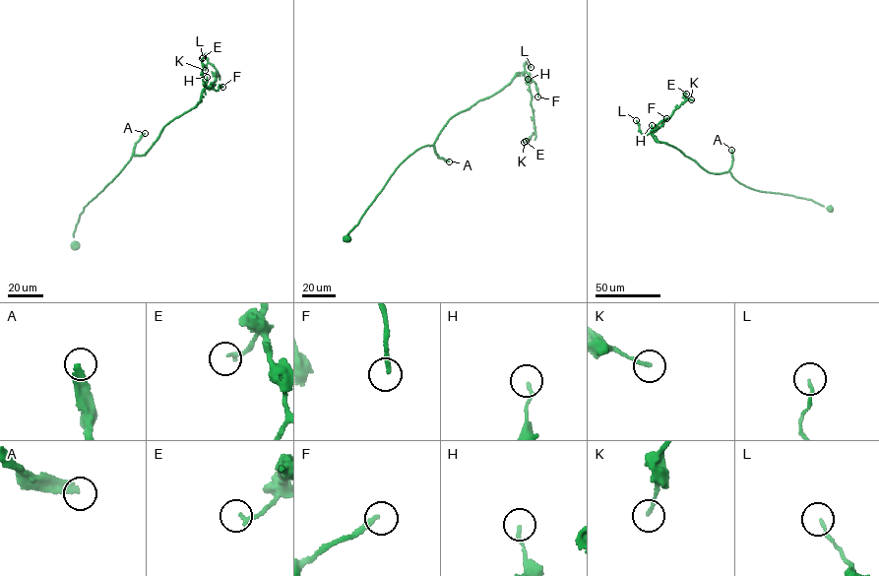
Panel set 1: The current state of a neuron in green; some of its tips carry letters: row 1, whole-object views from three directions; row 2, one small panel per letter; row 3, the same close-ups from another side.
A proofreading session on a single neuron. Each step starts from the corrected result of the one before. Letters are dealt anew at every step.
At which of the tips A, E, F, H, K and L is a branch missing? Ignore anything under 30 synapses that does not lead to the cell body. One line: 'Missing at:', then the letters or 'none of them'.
Missing at: A, F

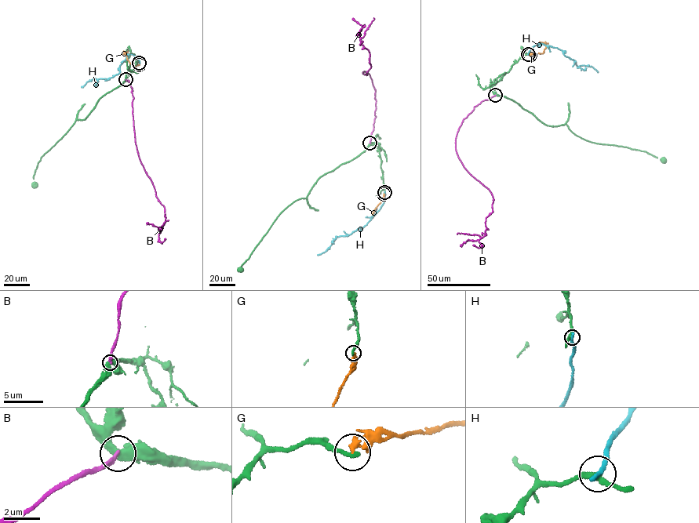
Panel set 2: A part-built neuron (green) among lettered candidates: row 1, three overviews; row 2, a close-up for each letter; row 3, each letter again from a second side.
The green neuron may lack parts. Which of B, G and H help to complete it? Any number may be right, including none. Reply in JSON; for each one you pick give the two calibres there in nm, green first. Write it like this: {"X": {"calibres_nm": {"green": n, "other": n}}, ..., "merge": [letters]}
{"merge": []}

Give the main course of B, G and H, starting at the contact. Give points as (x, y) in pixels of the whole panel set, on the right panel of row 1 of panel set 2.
B: (495, 95), (474, 107), (456, 136), (464, 167), (493, 198), (486, 234), (460, 245)
G: (530, 55), (544, 52), (546, 45), (539, 41)
H: (528, 54), (532, 47), (541, 43), (559, 49), (575, 62), (577, 67), (591, 67), (598, 71)

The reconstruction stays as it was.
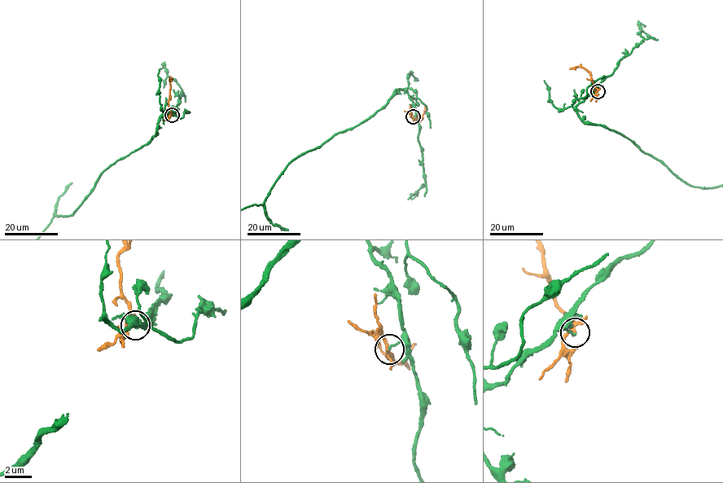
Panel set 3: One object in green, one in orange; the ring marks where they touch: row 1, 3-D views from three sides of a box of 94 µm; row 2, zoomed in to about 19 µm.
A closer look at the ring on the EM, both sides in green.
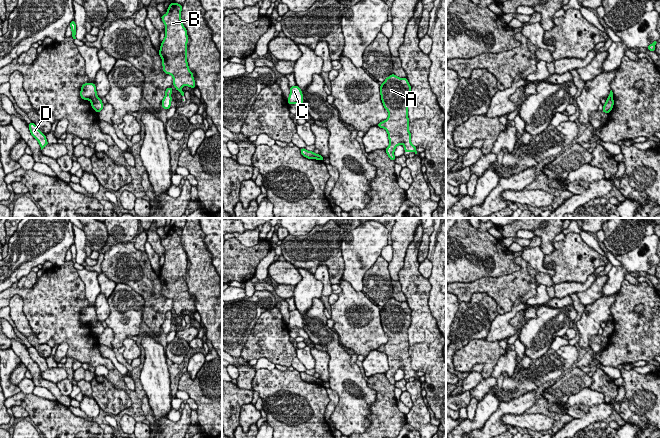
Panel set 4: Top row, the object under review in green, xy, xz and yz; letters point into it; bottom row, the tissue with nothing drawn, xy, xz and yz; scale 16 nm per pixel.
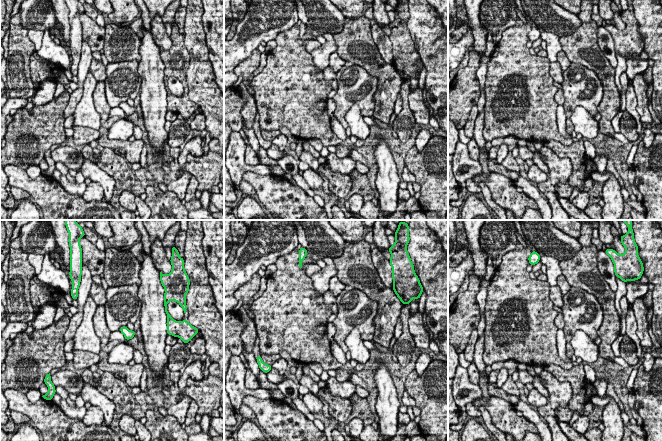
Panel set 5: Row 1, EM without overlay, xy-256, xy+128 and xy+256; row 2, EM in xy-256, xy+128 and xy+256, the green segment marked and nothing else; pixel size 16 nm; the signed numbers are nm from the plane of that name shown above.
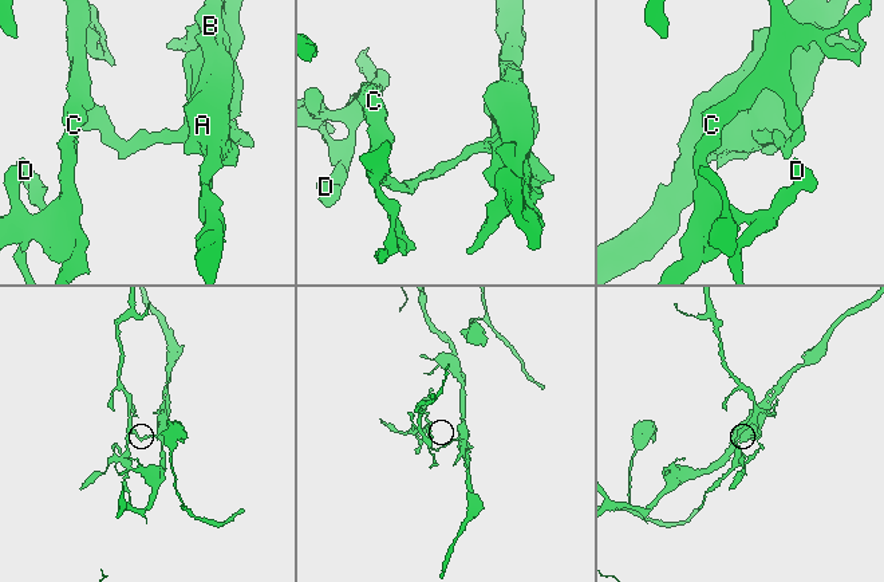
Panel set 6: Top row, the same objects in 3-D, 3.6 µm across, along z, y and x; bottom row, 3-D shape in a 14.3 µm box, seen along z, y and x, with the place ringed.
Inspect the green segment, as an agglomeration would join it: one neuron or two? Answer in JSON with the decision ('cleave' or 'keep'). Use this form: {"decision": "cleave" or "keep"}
{"decision": "cleave"}

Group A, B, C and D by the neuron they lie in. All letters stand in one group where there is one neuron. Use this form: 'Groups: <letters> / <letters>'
Groups: A B / C D

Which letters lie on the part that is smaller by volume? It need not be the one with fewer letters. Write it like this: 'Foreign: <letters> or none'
Foreign: C, D

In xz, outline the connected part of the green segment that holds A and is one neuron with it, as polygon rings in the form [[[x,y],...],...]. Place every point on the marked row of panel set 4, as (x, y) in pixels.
[[[393,73],[380,85],[380,95],[384,108],[388,111],[388,118],[377,127],[387,131],[389,146],[385,149],[389,159],[396,159],[394,151],[398,145],[403,145],[404,153],[414,152],[417,147],[411,143],[409,131],[408,104],[411,100],[411,85],[407,78],[400,78]]]

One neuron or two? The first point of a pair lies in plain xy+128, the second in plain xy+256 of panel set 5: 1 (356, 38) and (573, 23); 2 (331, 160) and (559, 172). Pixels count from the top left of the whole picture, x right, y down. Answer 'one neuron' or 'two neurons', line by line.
1: two neurons
2: one neuron

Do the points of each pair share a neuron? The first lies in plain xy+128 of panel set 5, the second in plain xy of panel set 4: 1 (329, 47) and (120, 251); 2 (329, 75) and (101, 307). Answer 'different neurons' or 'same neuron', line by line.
1: different neurons
2: same neuron

